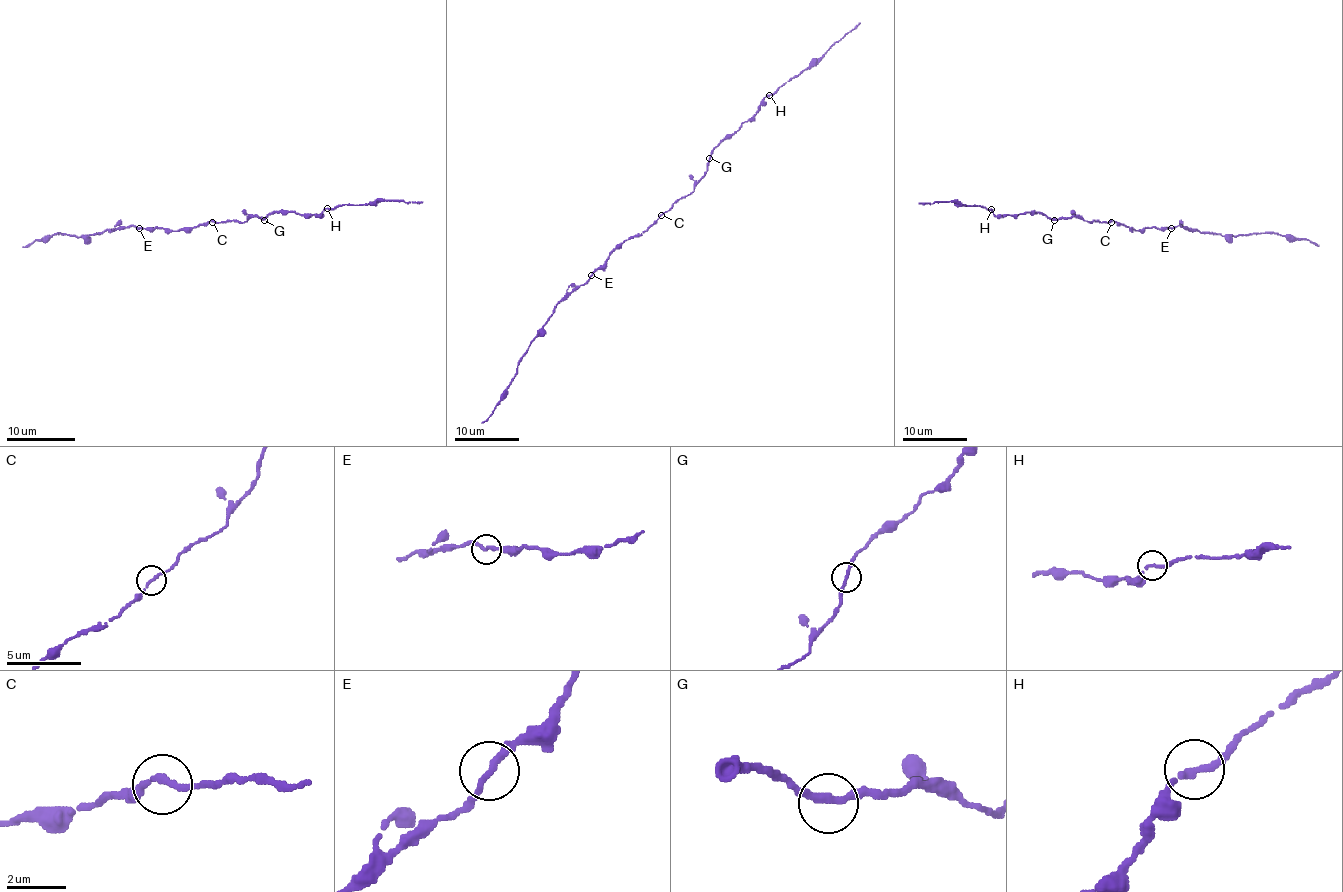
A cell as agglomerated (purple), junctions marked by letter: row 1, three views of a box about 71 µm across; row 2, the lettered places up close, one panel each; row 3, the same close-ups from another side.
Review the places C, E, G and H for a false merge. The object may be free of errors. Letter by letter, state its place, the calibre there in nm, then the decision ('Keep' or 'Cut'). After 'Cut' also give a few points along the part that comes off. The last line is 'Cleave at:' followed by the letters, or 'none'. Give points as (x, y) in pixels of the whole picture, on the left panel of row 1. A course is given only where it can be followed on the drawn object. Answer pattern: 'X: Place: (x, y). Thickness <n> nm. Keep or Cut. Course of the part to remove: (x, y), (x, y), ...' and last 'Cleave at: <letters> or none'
C: Place: (212, 222). Thickness 200 nm. Keep
E: Place: (139, 228). Thickness 240 nm. Keep
G: Place: (264, 220). Thickness 240 nm. Keep
H: Place: (327, 208). Thickness 240 nm. Keep
Cleave at: none

